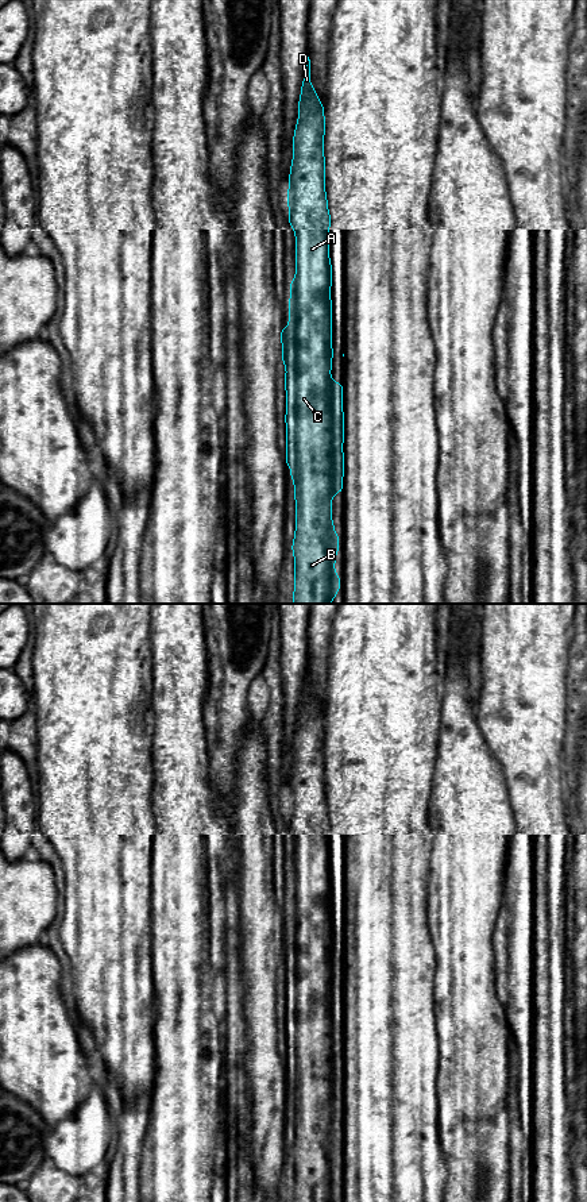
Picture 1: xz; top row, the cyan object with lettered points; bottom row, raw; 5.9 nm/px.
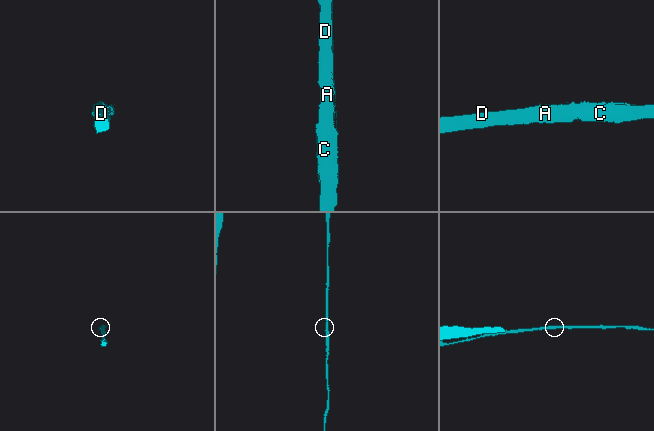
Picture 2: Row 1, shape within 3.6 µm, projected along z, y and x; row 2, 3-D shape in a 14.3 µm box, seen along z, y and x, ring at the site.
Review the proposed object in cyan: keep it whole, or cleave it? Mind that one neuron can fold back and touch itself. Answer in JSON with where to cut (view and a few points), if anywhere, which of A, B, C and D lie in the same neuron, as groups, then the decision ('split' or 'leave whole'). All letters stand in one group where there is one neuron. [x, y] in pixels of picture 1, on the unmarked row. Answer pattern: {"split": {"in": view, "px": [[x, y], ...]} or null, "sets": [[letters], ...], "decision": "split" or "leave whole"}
{"split": null, "sets": [["A", "B", "C", "D"]], "decision": "leave whole"}

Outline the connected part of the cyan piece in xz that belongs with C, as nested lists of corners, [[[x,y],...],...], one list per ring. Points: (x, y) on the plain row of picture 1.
[[[308,662],[306,671],[305,671],[305,682],[301,691],[301,702],[298,706],[298,725],[293,741],[293,766],[290,771],[290,781],[289,781],[289,795],[287,795],[287,810],[289,810],[289,829],[294,835],[296,839],[296,882],[290,887],[290,905],[289,905],[289,931],[283,933],[279,939],[282,945],[282,966],[286,972],[285,981],[285,994],[286,994],[286,1062],[285,1067],[290,1071],[290,1080],[294,1087],[294,1103],[296,1103],[296,1137],[294,1145],[291,1151],[291,1156],[294,1160],[294,1198],[293,1202],[336,1202],[337,1197],[340,1195],[340,1182],[335,1178],[335,1163],[339,1156],[339,1145],[340,1140],[336,1140],[335,1130],[332,1128],[332,1101],[336,1098],[343,1097],[343,1080],[344,1080],[344,1059],[343,1059],[343,1047],[344,1047],[344,1020],[343,1020],[343,989],[335,987],[331,985],[331,974],[332,974],[332,905],[329,902],[329,894],[332,891],[332,870],[329,864],[329,844],[328,836],[332,828],[331,820],[328,816],[328,806],[325,798],[325,763],[324,763],[324,739],[325,739],[325,723],[324,723],[324,710],[320,708],[316,696],[312,693],[310,687],[310,664]]]

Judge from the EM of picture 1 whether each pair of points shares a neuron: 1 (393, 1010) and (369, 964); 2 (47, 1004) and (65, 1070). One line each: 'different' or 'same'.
1: same
2: same

